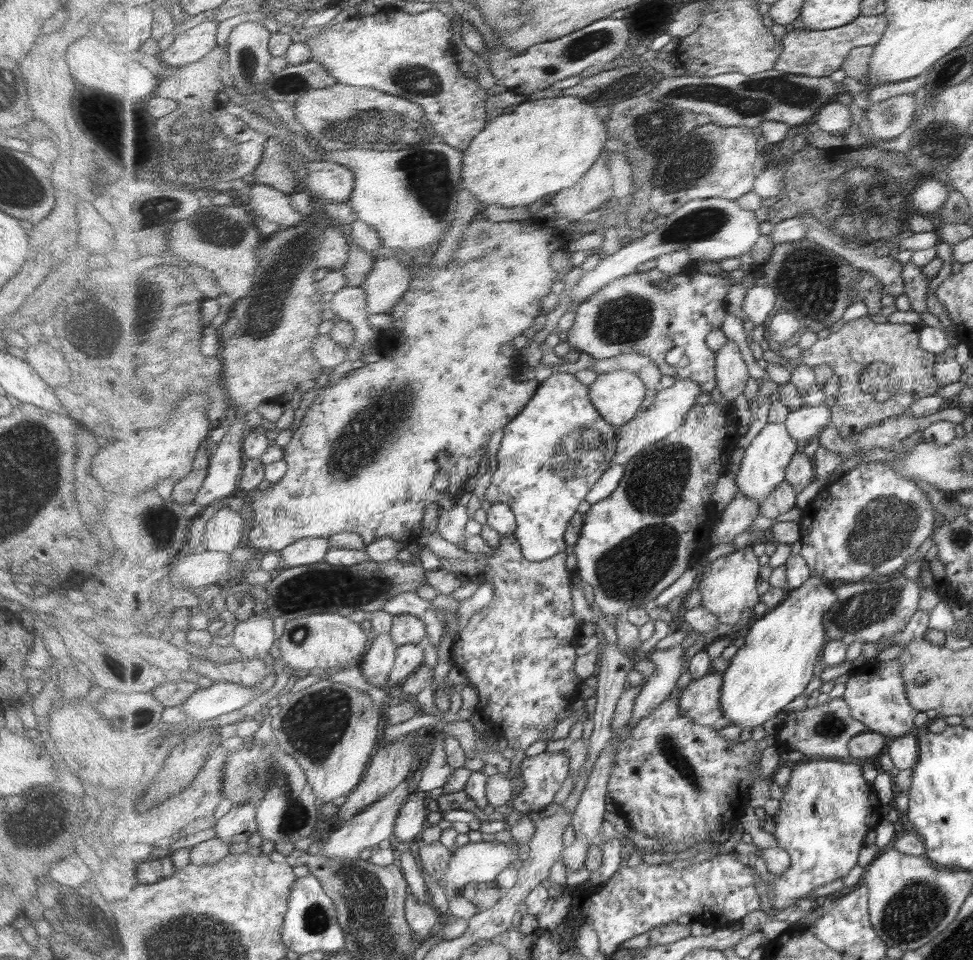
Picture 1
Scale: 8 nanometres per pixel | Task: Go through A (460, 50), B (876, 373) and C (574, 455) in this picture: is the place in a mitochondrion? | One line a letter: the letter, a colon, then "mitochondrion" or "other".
A: other
B: mitochondrion
C: mitochondrion

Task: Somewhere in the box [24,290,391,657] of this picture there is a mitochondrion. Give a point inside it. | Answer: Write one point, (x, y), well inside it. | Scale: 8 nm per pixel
(163, 517)

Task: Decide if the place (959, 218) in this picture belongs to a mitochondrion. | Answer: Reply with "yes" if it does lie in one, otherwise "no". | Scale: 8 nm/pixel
no

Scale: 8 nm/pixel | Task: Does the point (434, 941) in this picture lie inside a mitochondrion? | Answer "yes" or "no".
no

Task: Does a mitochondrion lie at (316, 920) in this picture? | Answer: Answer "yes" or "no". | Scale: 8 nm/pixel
yes

